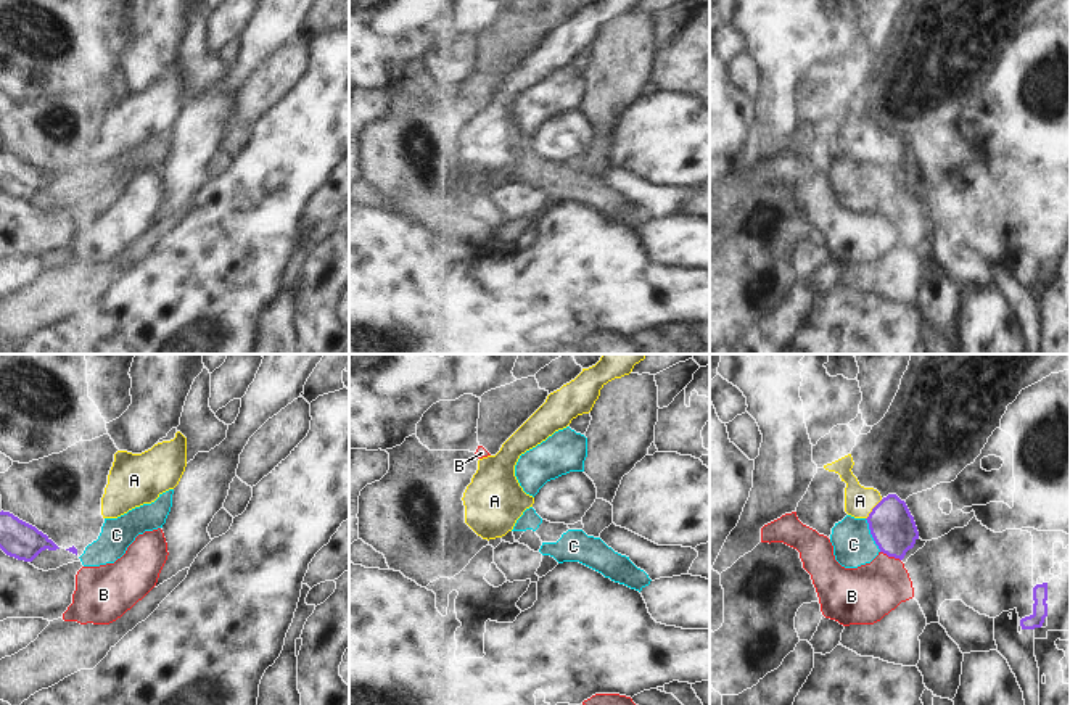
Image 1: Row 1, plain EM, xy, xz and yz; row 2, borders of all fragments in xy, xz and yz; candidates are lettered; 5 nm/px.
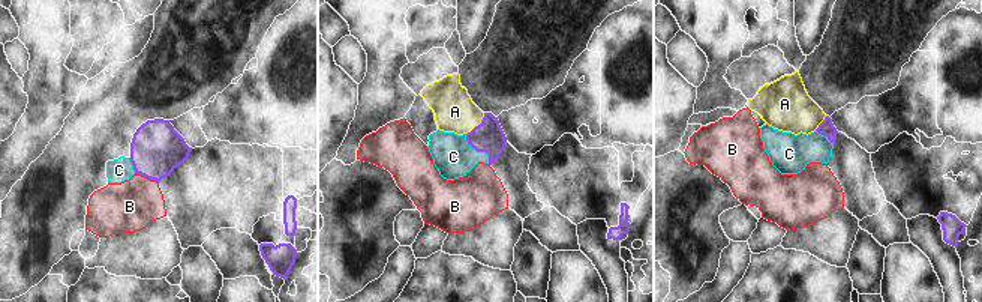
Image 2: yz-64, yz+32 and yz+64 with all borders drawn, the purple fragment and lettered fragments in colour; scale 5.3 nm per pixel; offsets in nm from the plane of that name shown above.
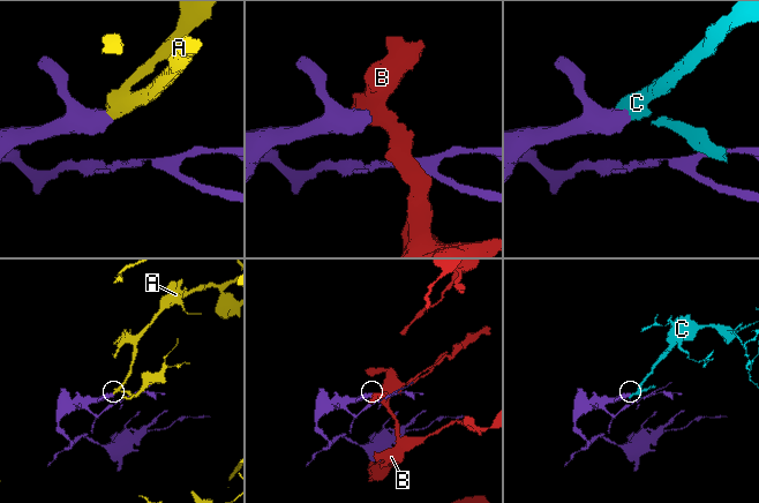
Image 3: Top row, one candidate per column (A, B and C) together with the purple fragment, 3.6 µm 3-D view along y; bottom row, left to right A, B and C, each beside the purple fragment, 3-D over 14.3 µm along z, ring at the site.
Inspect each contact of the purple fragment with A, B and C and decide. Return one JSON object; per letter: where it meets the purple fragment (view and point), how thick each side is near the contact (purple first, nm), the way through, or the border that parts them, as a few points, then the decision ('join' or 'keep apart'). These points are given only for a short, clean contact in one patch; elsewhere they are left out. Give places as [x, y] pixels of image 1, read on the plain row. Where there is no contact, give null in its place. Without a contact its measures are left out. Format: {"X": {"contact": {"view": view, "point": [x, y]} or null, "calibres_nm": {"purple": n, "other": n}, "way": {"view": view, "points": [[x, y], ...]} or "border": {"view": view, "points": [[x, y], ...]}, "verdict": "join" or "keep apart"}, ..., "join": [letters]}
{"A": {"contact": {"view": "yz", "point": [872, 148]}, "calibres_nm": {"purple": 220, "other": 150}, "way": {"view": "yz", "points": [[893, 168], [872, 148], [860, 140]]}, "verdict": "join"}, "B": {"contact": {"view": "yz", "point": [890, 195]}, "calibres_nm": {"purple": 220, "other": 280}, "border": {"view": "yz", "points": [[880, 190], [900, 200]]}, "verdict": "keep apart"}, "C": {"contact": {"view": "yz", "point": [871, 173]}, "calibres_nm": {"purple": 220, "other": 200}, "border": {"view": "yz", "points": [[864, 158], [880, 190]]}, "verdict": "keep apart"}, "join": ["A"]}

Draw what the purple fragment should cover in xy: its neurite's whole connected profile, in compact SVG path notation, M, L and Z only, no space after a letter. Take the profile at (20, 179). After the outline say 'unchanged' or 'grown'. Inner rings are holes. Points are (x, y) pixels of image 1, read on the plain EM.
M0 151L0 188L18 200L32 201L42 190L60 188L47 174L19 159L10 151Z; unchanged

